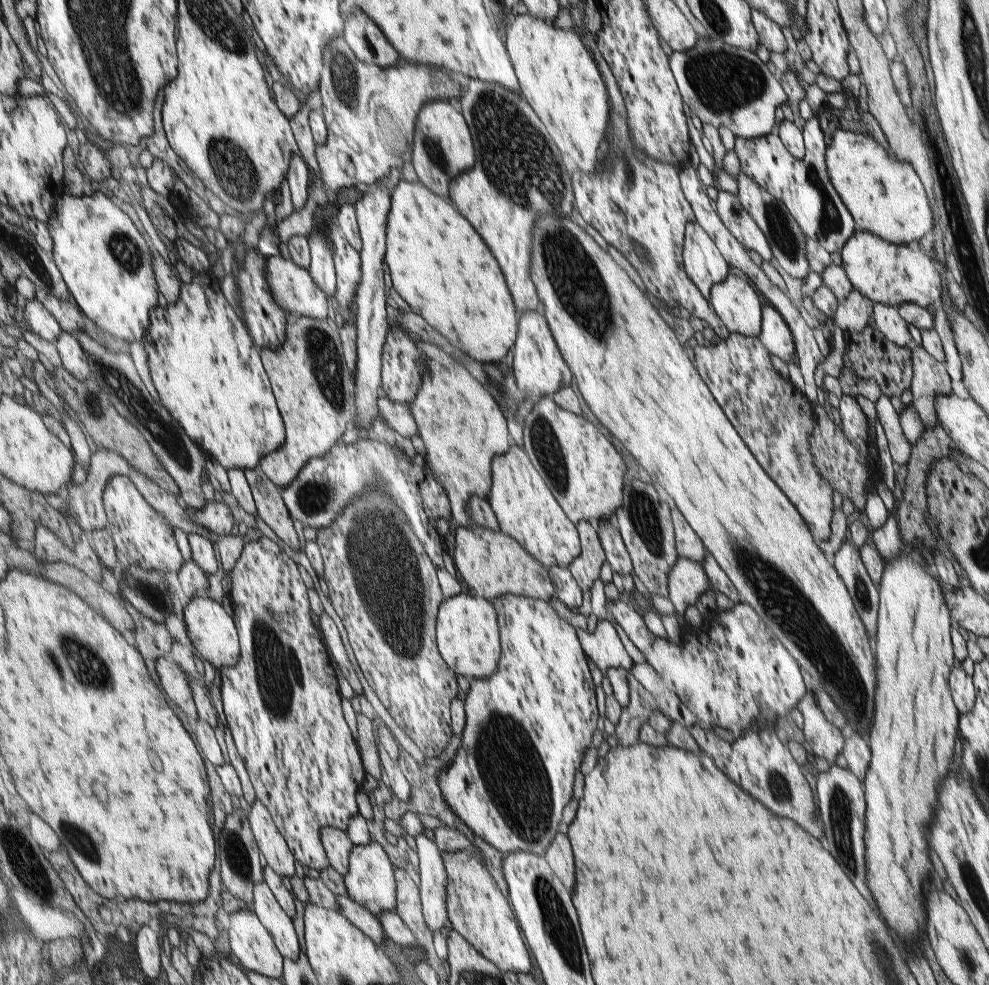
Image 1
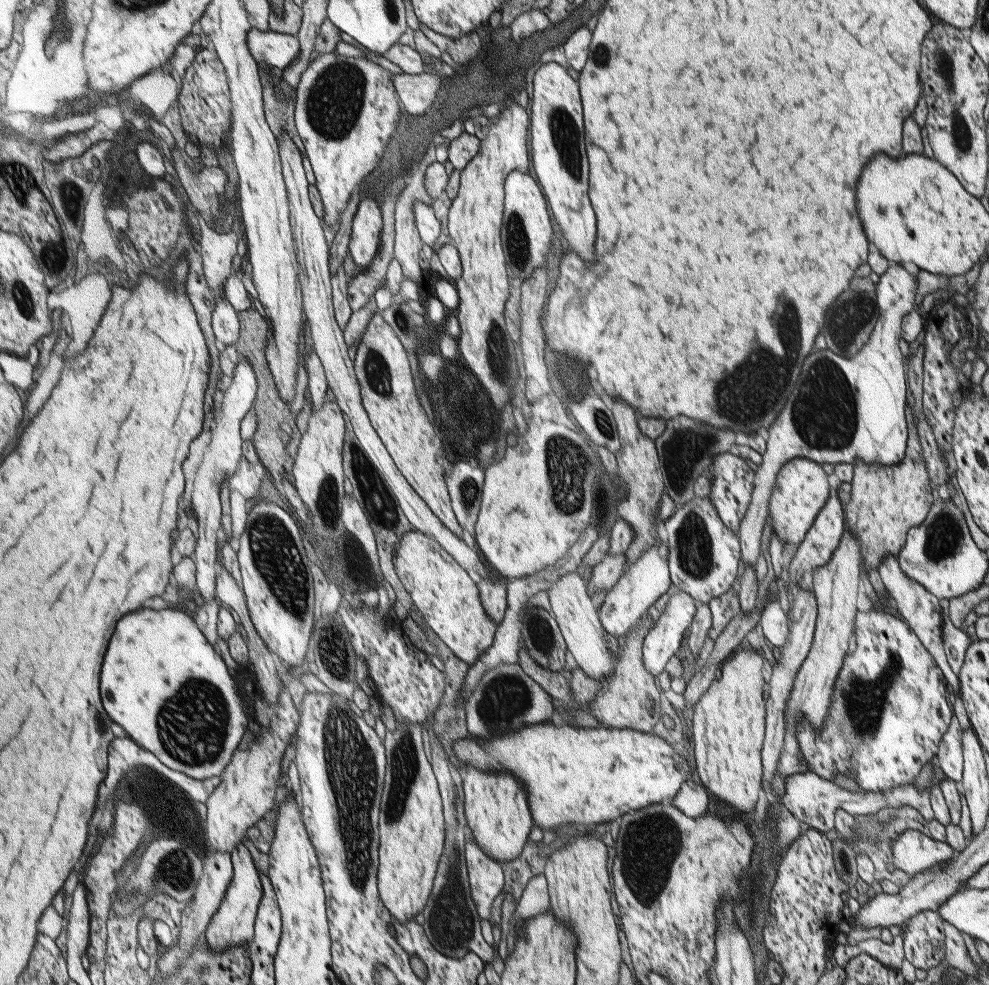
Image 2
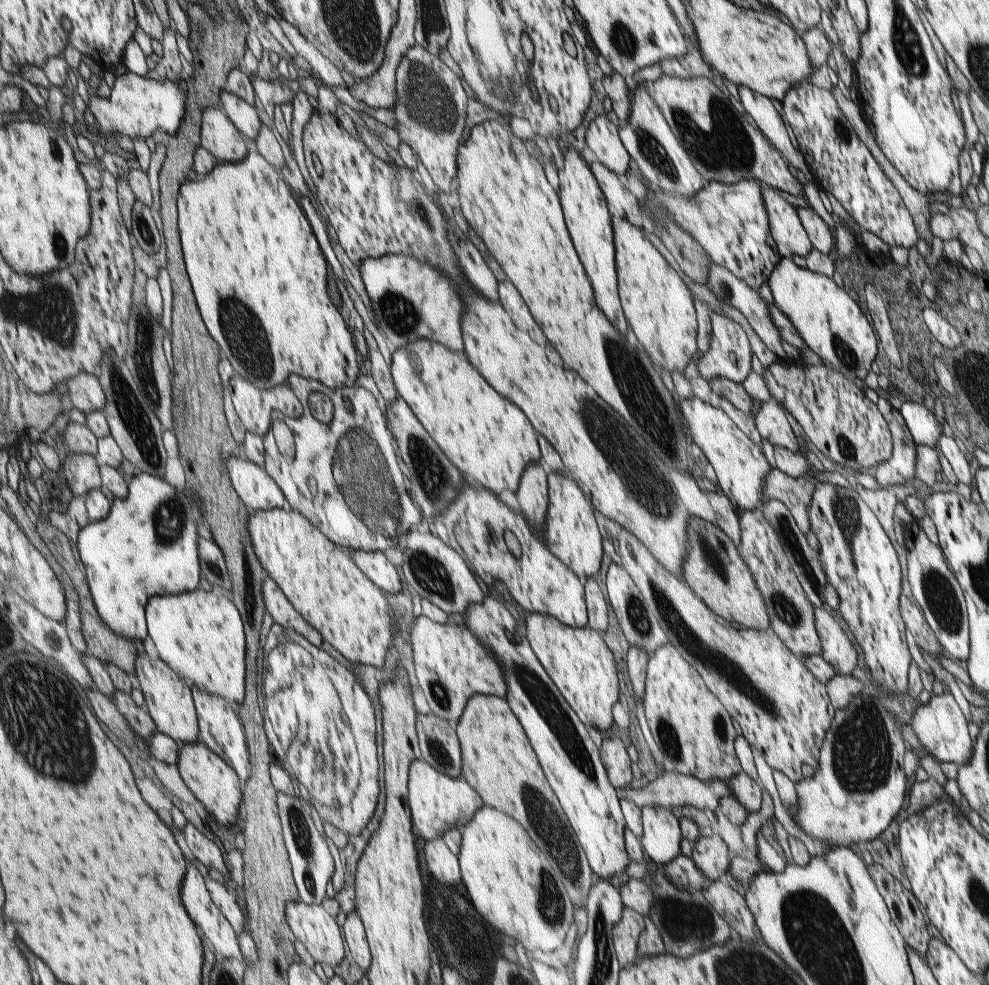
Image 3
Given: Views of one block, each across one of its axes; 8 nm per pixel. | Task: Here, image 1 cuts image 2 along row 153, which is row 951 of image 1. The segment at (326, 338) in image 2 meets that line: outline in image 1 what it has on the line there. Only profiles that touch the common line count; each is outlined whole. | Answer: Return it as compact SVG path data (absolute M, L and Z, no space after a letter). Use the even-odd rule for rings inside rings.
M265 880L256 886L256 900L252 907L261 917L266 928L274 935L278 948L291 960L300 960L305 951L302 937L298 934L295 920L284 910L280 900Z

